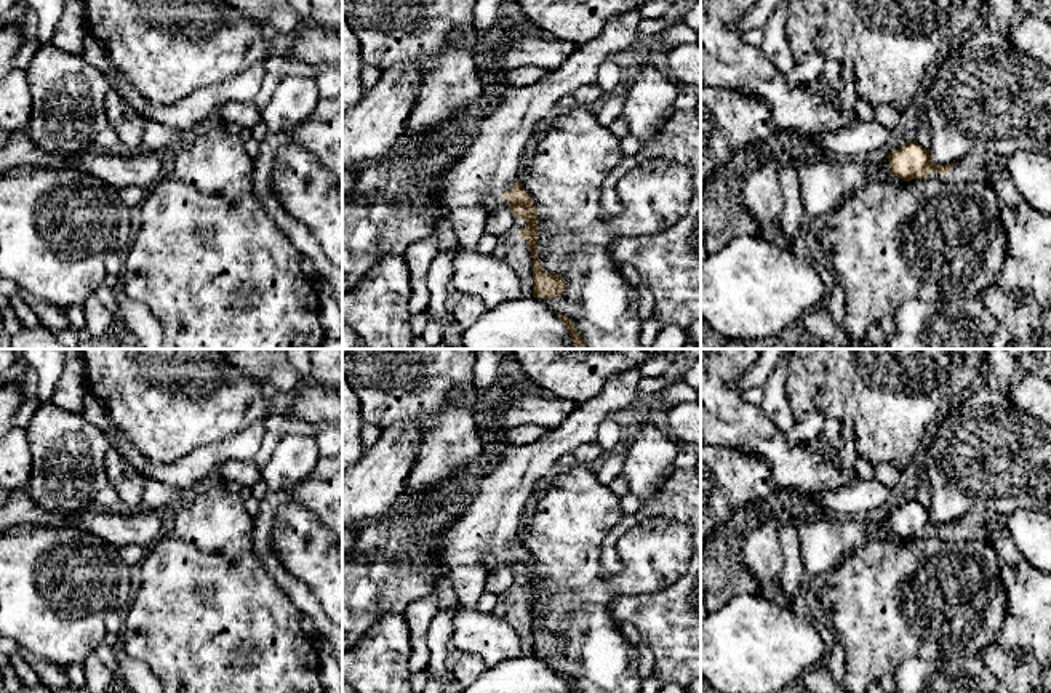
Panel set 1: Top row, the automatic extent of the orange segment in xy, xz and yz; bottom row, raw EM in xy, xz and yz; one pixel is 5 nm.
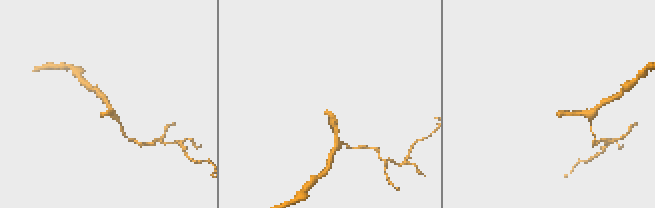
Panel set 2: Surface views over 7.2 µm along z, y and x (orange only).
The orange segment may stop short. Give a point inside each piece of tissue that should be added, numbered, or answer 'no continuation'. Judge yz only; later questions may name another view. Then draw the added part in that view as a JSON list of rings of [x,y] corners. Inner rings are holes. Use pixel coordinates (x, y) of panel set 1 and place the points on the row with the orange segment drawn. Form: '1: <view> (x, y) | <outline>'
1: yz (826, 181) | [[[816,154],[797,158],[797,174],[806,219],[822,219],[867,182],[893,173],[889,162],[870,165],[862,160]]]

